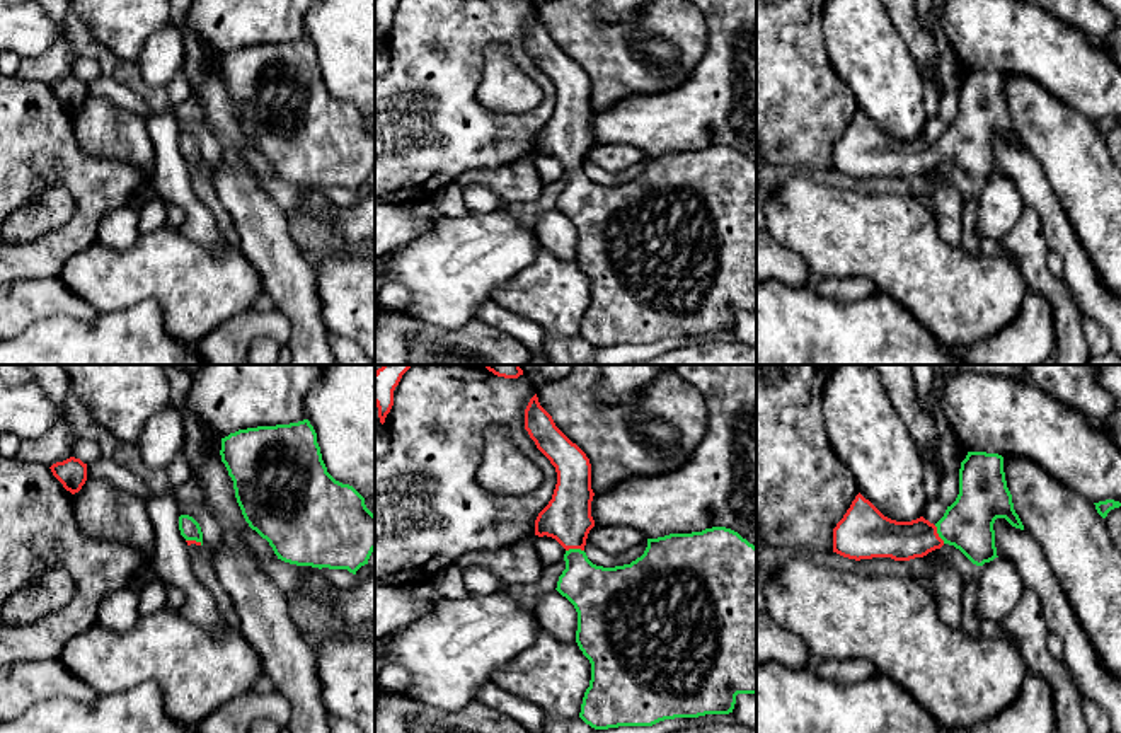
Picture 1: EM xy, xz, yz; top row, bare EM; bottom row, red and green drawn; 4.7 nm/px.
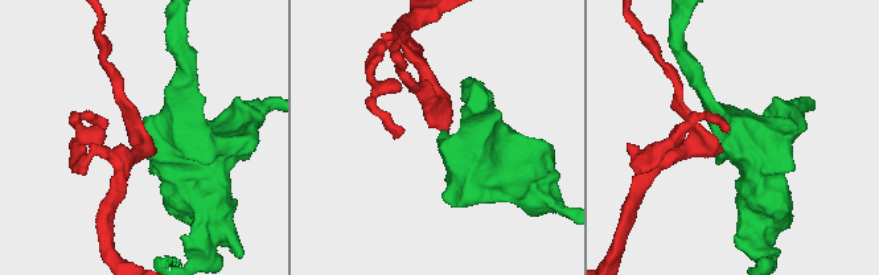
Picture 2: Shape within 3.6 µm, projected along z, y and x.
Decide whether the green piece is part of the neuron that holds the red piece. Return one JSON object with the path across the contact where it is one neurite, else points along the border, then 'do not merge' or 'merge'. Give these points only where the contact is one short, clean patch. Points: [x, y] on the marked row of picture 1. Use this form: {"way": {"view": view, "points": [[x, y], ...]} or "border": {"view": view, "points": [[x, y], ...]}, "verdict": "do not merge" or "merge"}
{"way": {"view": "xz", "points": [[568, 519], [574, 548], [580, 575], [598, 594]]}, "verdict": "merge"}

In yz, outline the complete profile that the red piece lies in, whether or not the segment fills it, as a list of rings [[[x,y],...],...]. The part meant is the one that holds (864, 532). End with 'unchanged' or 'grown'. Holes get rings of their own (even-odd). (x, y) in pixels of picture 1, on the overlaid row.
[[[968,452],[959,469],[959,494],[935,525],[923,517],[891,520],[859,493],[833,528],[833,552],[855,561],[910,561],[949,544],[973,564],[983,566],[998,557],[993,530],[997,518],[1024,530],[1007,488],[1003,457]]] | grown

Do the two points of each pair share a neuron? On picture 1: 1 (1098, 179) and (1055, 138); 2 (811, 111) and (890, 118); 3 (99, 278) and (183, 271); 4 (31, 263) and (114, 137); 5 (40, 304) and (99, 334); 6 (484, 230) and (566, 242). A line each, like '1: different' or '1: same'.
1: same
2: different
3: same
4: different
5: different
6: different

